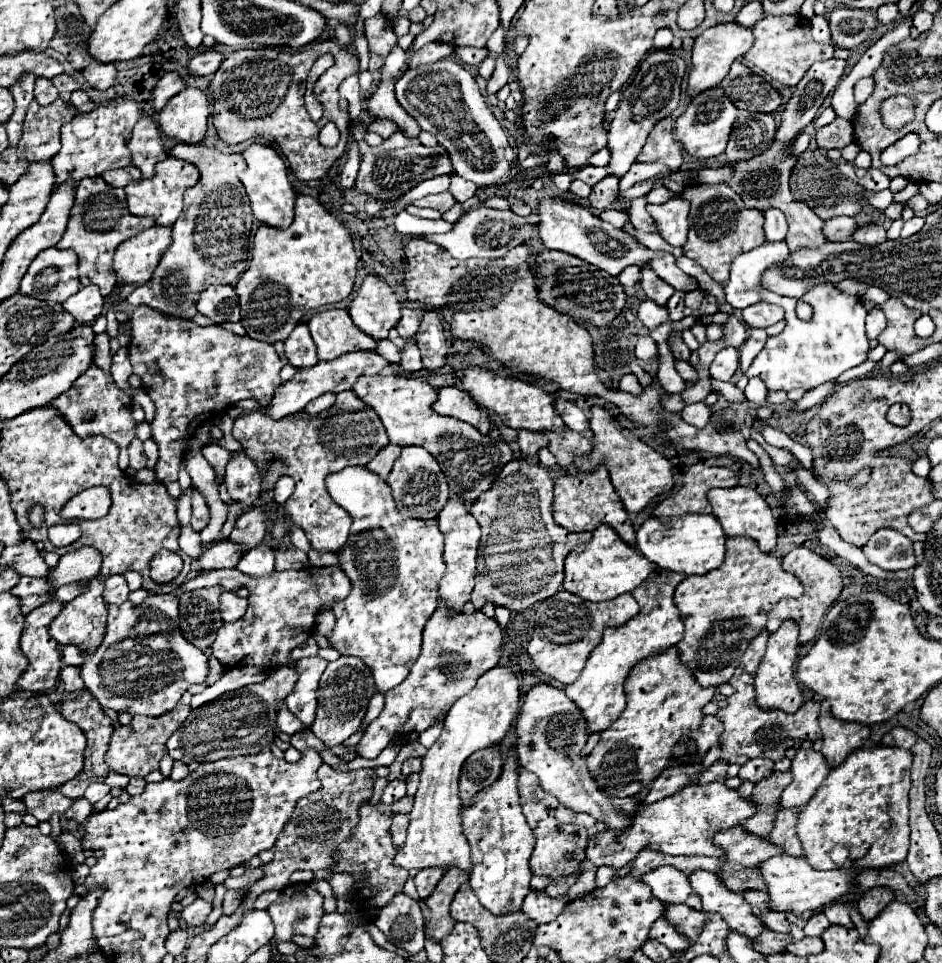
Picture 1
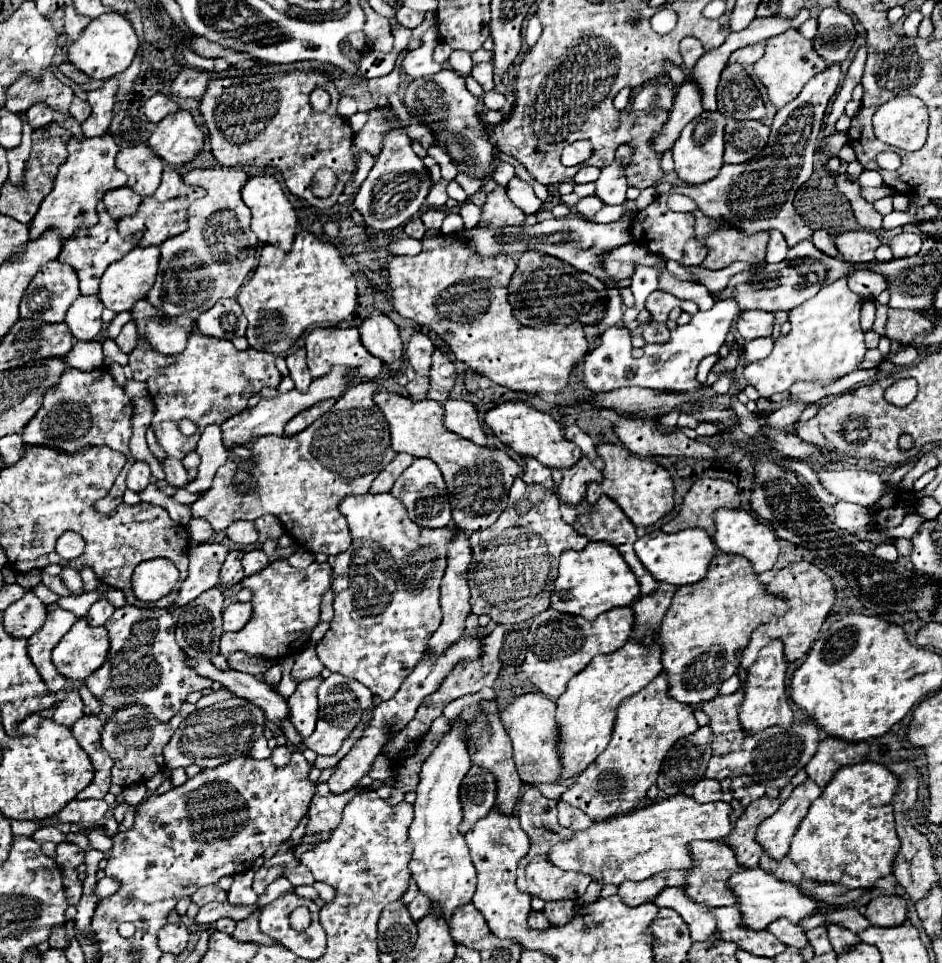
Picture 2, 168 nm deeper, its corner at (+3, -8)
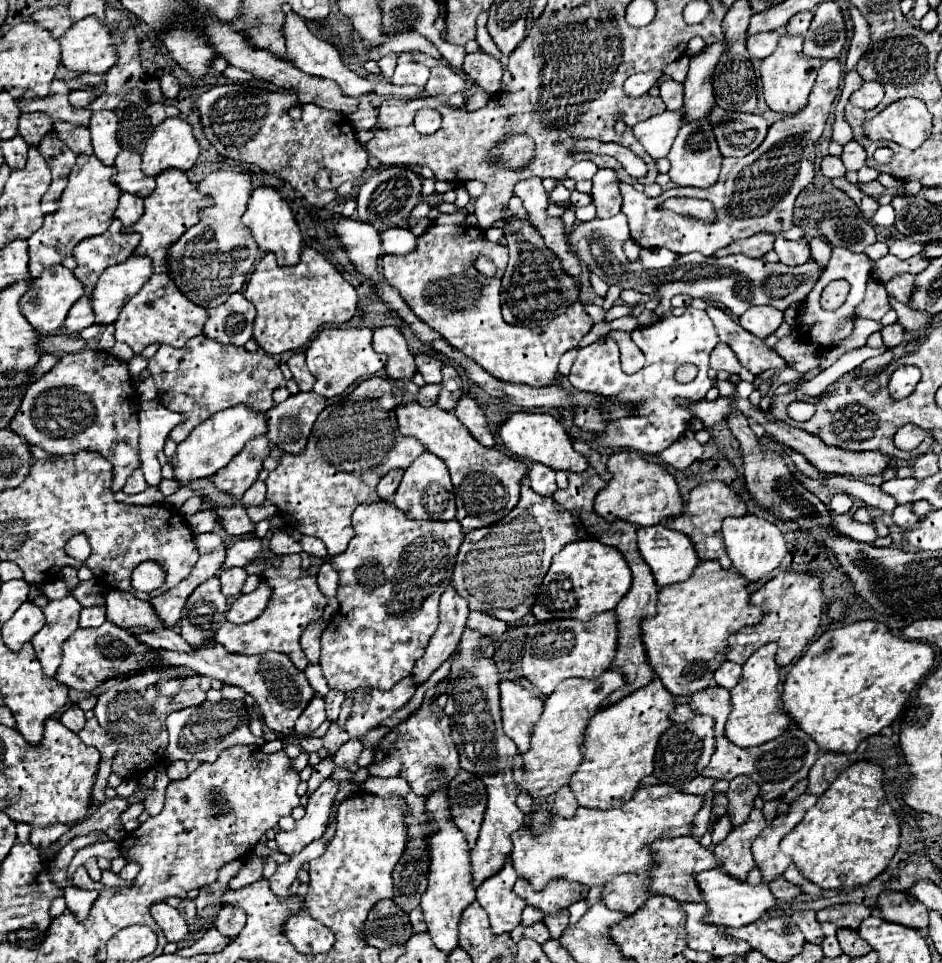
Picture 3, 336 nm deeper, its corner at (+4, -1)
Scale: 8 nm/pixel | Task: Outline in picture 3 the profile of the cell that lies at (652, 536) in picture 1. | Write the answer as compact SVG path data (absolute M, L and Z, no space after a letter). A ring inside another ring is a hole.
M651 525L651 527L637 527L637 537L639 537L637 547L641 551L641 557L651 567L659 587L665 587L665 585L677 583L677 581L685 581L695 571L699 557L693 547L693 541L687 535L667 529L665 525Z

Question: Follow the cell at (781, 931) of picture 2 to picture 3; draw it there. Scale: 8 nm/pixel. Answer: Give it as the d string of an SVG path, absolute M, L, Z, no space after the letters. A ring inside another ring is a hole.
M795 911L791 915L791 919L797 923L797 927L801 929L801 933L805 935L805 939L809 943L821 943L823 941L823 931L815 919L815 911Z

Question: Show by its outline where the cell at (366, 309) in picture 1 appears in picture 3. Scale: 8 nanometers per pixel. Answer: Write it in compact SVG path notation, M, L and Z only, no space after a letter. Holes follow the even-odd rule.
M377 327L373 331L373 349L379 353L385 353L387 365L385 371L391 379L411 379L415 373L415 363L413 363L413 355L407 349L407 341L403 337L403 333L393 327Z

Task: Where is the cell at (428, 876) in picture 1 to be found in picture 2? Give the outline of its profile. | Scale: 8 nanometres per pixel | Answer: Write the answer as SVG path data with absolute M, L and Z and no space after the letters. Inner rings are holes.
M418 894L414 898L414 902L408 906L408 910L410 910L410 916L414 918L414 922L418 922L418 920L422 920L430 912L430 902L426 902L426 896Z

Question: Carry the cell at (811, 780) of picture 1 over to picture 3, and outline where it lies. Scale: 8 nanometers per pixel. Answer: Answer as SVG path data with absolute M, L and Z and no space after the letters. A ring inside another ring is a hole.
M809 791L801 793L793 803L789 803L789 811L777 815L753 841L753 857L761 869L763 881L769 883L777 875L781 875L793 861L779 849L781 839L803 819L803 815L817 803L817 795L809 795Z

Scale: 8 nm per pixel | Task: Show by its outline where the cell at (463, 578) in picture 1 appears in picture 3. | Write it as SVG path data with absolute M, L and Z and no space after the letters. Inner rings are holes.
M449 583L441 595L439 603L439 627L433 633L425 655L415 663L413 677L417 683L425 683L429 675L457 649L461 635L465 631L465 623L469 617L467 601L455 591L453 583Z

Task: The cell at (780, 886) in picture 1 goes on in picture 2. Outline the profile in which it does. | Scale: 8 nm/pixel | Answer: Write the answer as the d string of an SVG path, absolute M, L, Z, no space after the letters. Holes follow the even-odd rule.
M742 868L726 880L730 892L736 896L736 908L740 910L740 926L750 930L764 930L778 918L788 918L792 922L800 922L816 910L814 898L800 892L798 886L780 882L762 868Z

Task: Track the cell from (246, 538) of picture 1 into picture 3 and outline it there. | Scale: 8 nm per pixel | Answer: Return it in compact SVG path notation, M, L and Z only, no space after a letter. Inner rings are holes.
M231 567L229 571L221 571L219 579L221 579L221 591L227 597L231 597L231 595L237 597L241 593L245 579L247 579L247 571L243 567Z

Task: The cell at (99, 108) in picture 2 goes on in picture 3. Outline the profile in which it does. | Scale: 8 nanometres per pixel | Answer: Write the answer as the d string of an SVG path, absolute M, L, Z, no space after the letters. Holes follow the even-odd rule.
M107 109L93 111L89 131L91 131L95 155L105 165L113 165L117 153L121 151L119 143L117 143L117 115L113 111L107 111Z

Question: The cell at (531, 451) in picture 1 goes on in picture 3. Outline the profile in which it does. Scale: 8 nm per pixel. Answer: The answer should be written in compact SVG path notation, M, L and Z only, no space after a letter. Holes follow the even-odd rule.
M533 463L529 467L529 485L533 491L537 491L539 495L553 495L557 485L555 485L555 471L549 471L549 467L541 465L541 463Z

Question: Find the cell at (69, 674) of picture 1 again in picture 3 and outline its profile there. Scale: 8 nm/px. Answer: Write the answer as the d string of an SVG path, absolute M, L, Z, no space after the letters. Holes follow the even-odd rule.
M69 705L63 713L61 713L61 723L67 727L67 729L71 729L71 731L81 731L81 727L85 725L85 711L79 707L79 705Z

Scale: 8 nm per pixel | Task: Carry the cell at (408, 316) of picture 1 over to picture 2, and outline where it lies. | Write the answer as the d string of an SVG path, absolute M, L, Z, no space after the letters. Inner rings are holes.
M420 332L412 334L408 348L406 348L406 354L408 354L408 362L416 370L416 374L430 376L430 366L432 366L430 356L432 356L432 352L434 352L434 344L430 342L428 336L424 336Z

